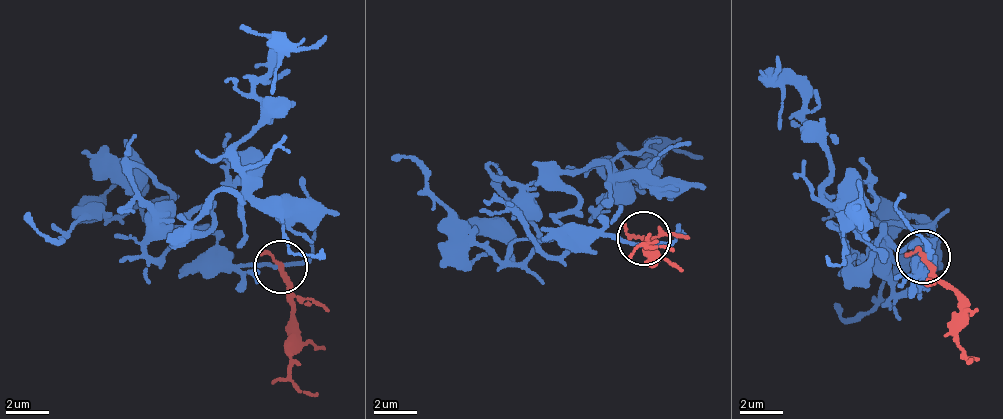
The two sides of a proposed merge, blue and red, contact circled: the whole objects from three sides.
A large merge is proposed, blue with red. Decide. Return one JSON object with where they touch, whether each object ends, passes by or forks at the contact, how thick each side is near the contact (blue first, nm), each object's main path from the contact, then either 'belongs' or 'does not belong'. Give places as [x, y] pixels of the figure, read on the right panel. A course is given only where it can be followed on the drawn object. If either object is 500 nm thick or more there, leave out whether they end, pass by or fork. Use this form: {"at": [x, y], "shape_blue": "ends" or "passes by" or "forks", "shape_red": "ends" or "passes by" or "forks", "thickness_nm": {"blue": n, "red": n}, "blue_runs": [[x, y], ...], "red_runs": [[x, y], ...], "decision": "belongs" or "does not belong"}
{"at": [923, 257], "shape_blue": "passes by", "shape_red": "passes by", "thickness_nm": {"blue": 170, "red": 180}, "blue_runs": [[927, 258], [923, 271], [919, 247], [851, 259], [776, 56]], "red_runs": [[922, 259], [959, 301], [964, 357], [973, 359]], "decision": "does not belong"}

